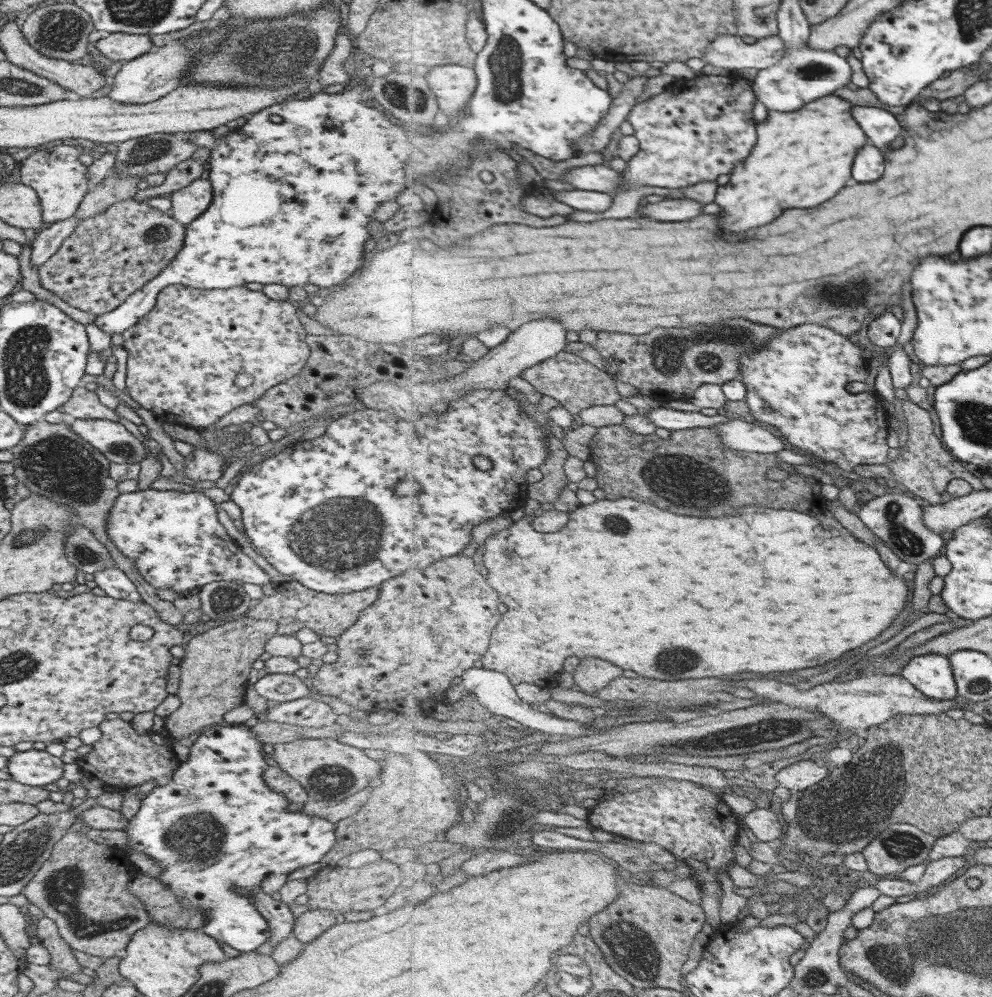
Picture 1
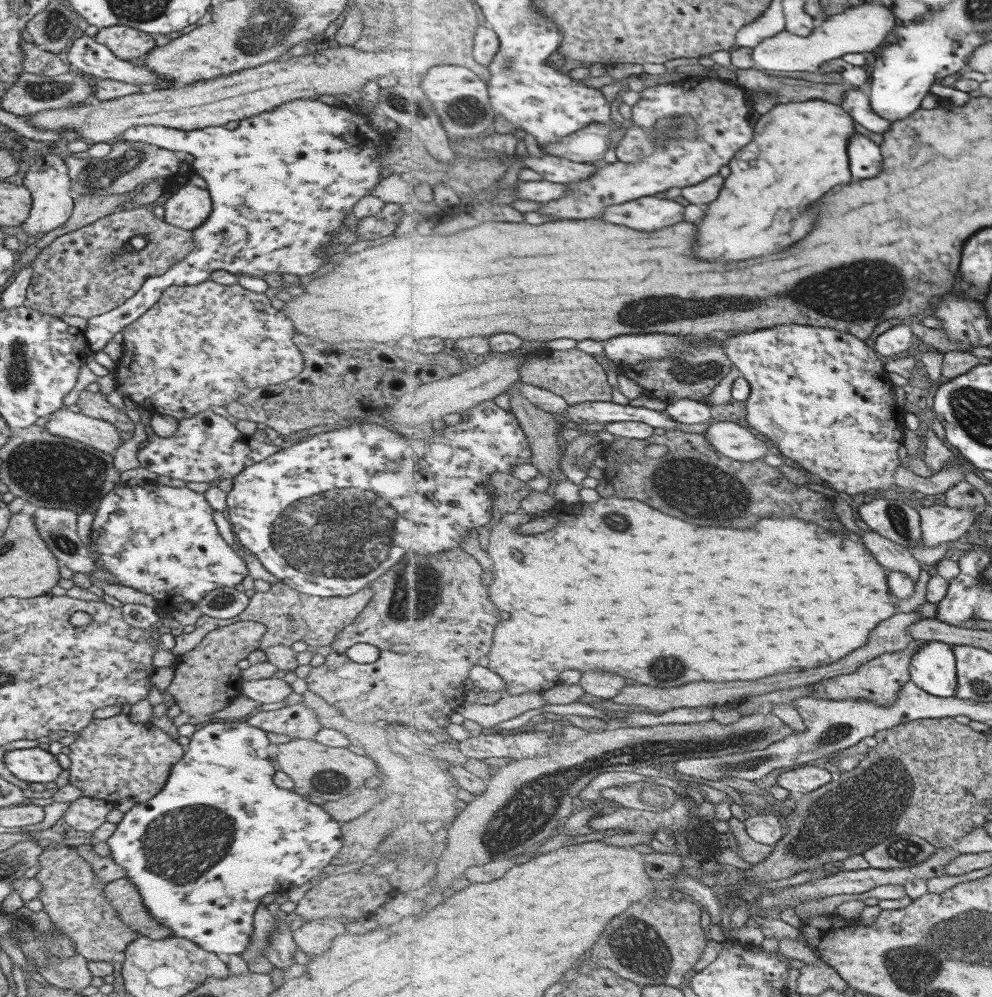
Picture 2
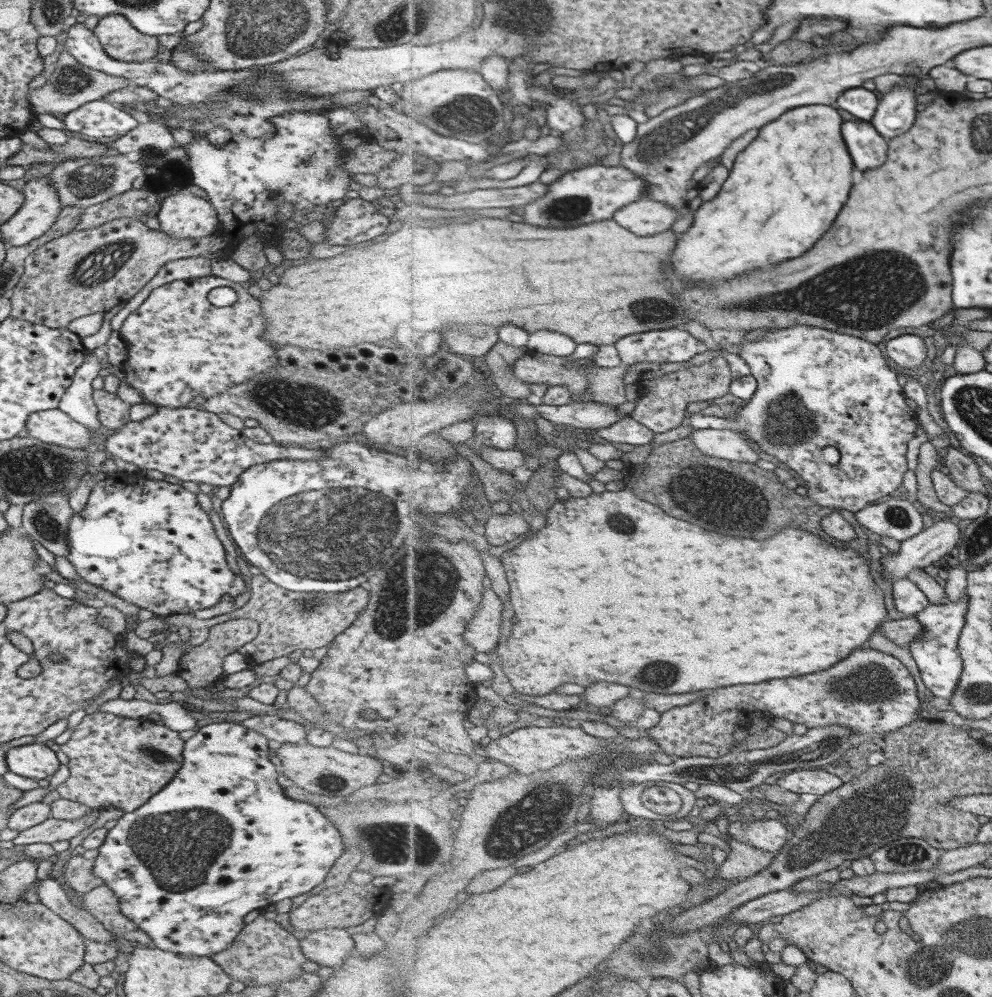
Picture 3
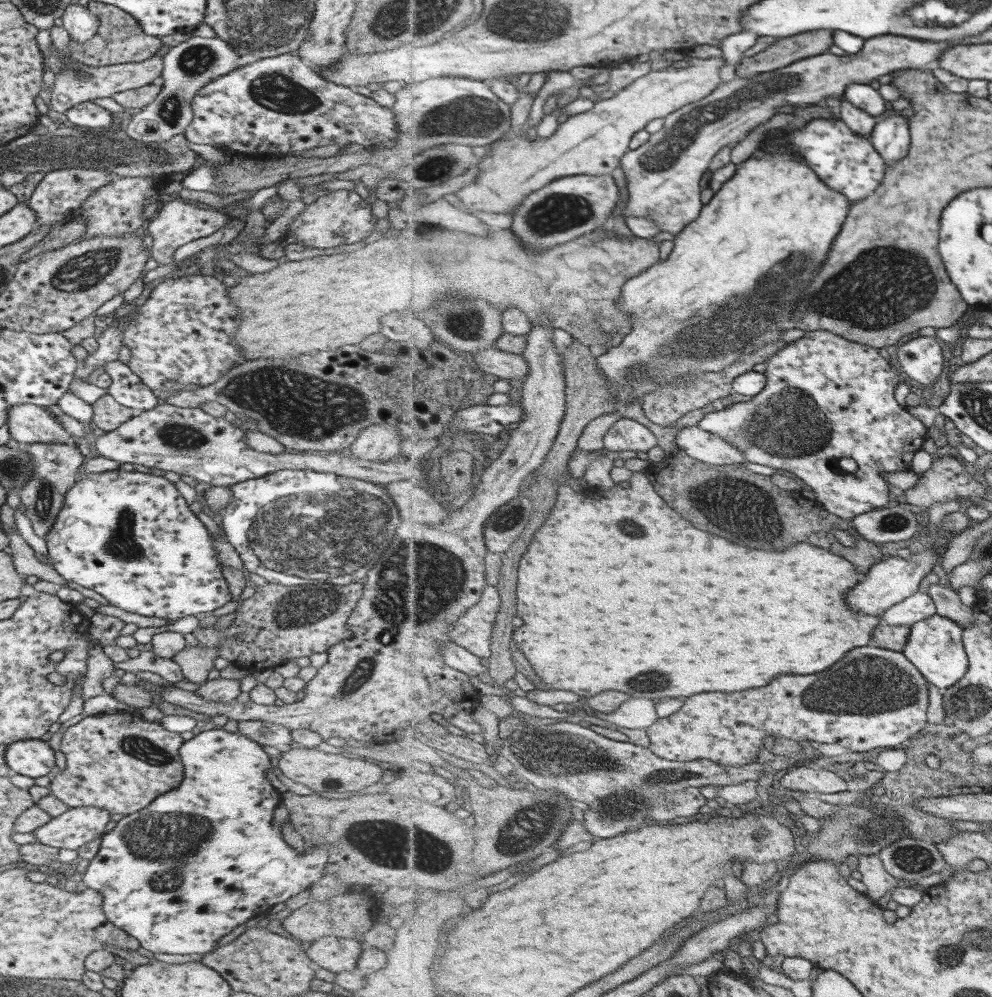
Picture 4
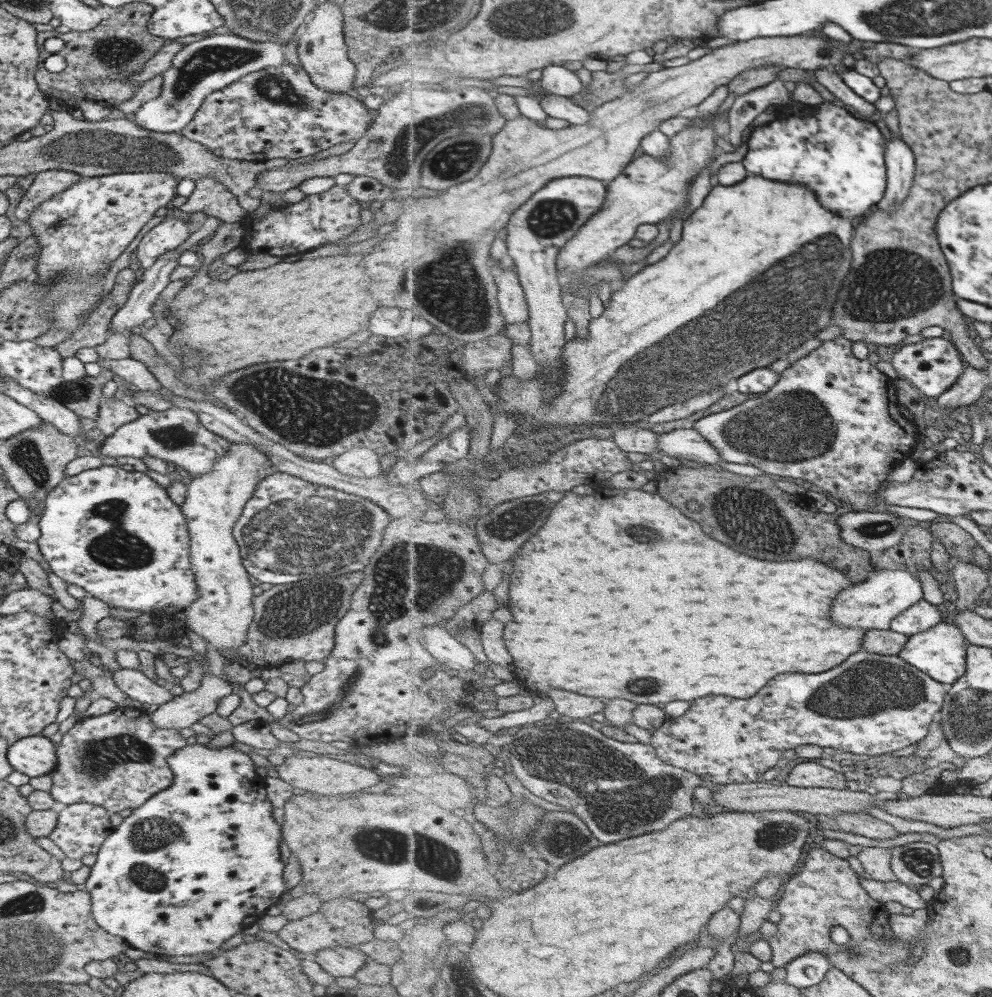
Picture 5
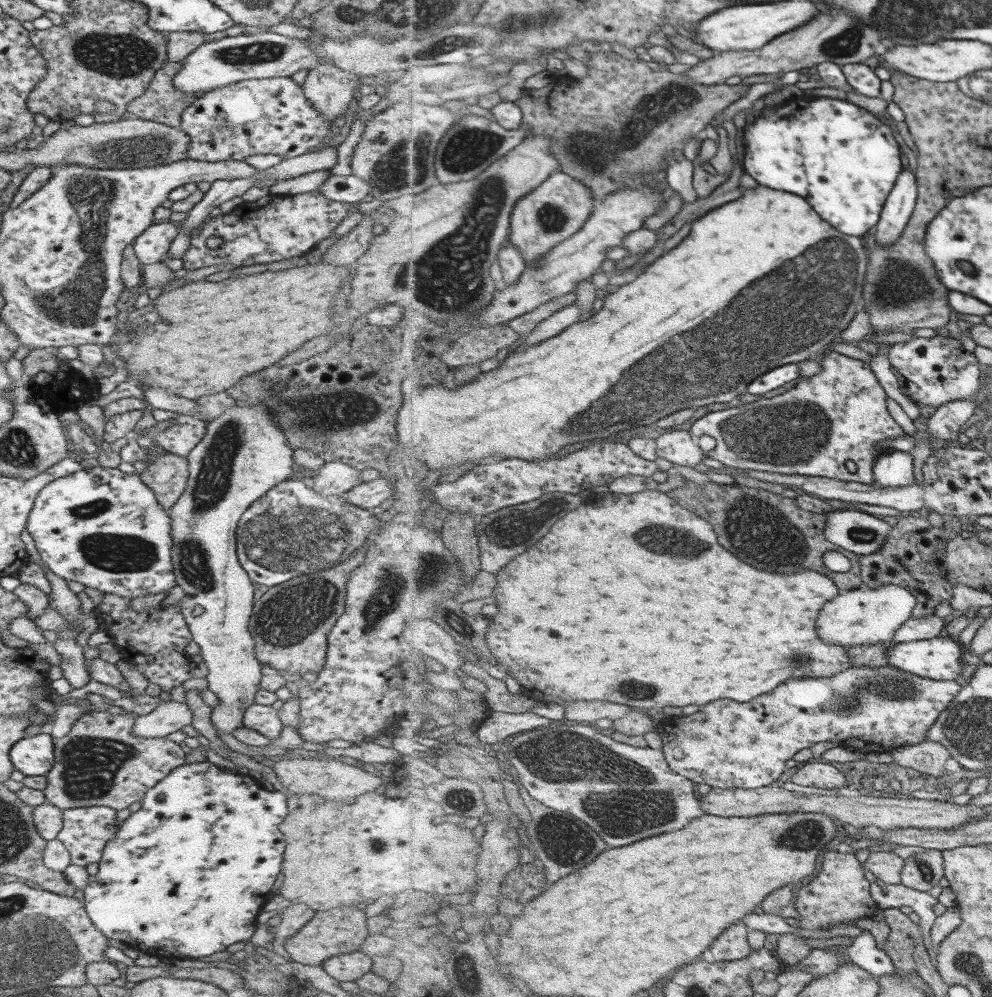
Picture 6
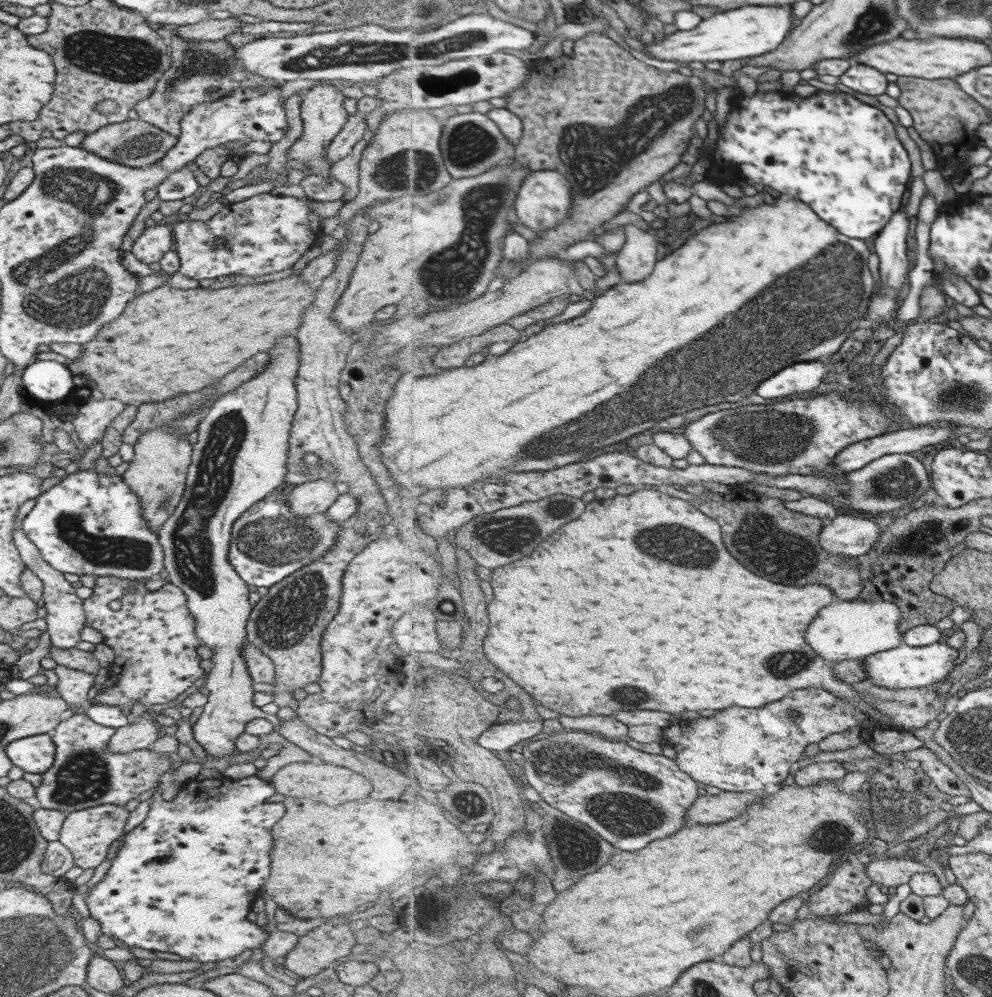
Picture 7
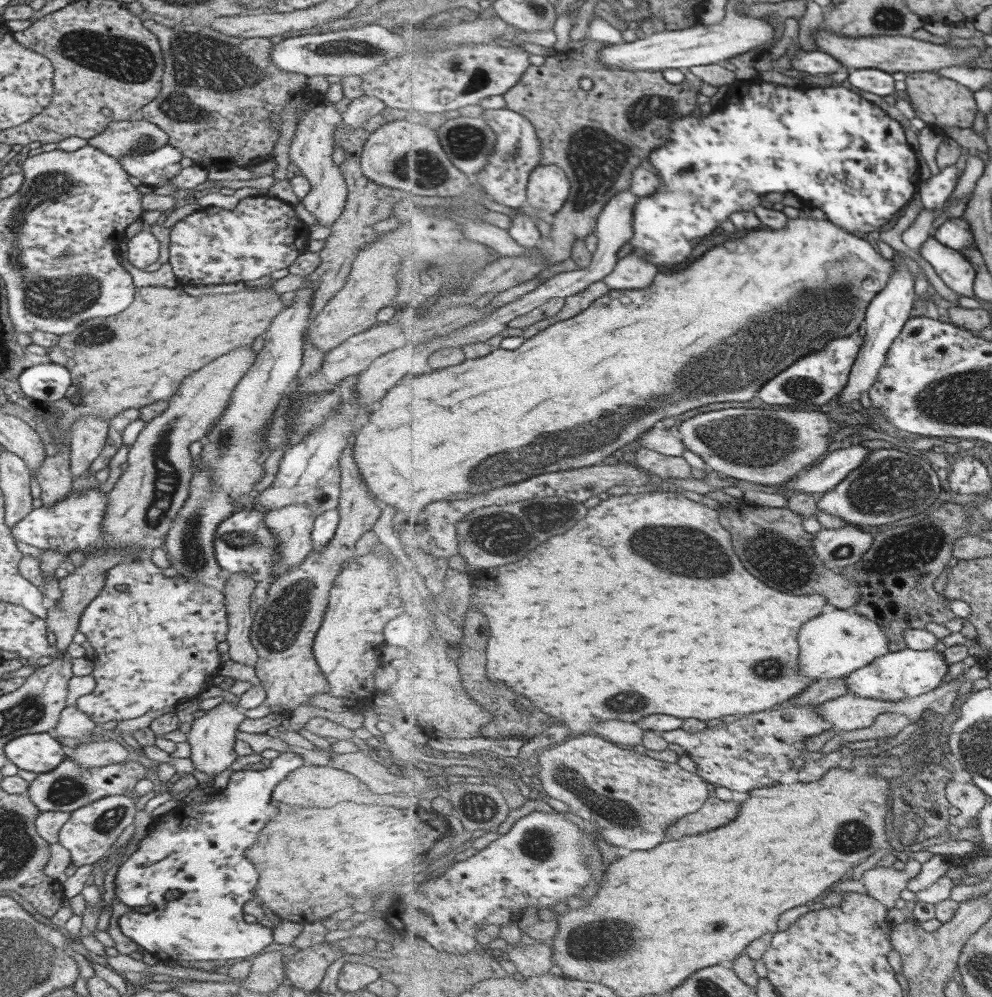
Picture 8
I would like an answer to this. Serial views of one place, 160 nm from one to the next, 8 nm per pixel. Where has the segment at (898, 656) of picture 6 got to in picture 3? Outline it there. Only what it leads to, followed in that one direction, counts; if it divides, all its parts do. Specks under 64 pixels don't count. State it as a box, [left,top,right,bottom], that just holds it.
[910,594,971,700]

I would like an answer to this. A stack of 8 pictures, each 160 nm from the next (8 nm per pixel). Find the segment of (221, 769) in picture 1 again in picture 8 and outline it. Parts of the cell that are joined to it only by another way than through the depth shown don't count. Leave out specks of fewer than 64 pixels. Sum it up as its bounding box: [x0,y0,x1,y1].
[115,752,307,963]

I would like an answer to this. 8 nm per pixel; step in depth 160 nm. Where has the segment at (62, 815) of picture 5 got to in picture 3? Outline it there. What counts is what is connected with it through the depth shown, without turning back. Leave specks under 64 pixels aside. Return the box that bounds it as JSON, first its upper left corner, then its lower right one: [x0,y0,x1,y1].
[14,809,99,846]

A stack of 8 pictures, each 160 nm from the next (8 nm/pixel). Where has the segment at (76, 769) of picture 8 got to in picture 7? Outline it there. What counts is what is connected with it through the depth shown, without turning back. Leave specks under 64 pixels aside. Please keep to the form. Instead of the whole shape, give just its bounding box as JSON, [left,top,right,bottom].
[33,713,172,813]

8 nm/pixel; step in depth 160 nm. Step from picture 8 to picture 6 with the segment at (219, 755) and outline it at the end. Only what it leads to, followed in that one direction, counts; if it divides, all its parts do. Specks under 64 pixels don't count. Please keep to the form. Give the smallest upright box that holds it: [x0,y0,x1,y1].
[167,403,295,735]

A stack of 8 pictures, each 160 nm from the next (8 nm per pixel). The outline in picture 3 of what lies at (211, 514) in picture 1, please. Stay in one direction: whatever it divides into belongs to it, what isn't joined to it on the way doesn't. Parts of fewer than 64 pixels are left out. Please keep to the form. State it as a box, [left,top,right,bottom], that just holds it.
[65,470,245,616]

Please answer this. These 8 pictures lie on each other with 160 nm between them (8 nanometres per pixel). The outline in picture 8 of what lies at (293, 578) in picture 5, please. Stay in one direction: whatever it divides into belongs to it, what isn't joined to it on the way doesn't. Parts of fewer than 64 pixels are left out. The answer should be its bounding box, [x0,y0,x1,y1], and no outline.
[213,509,279,585]

